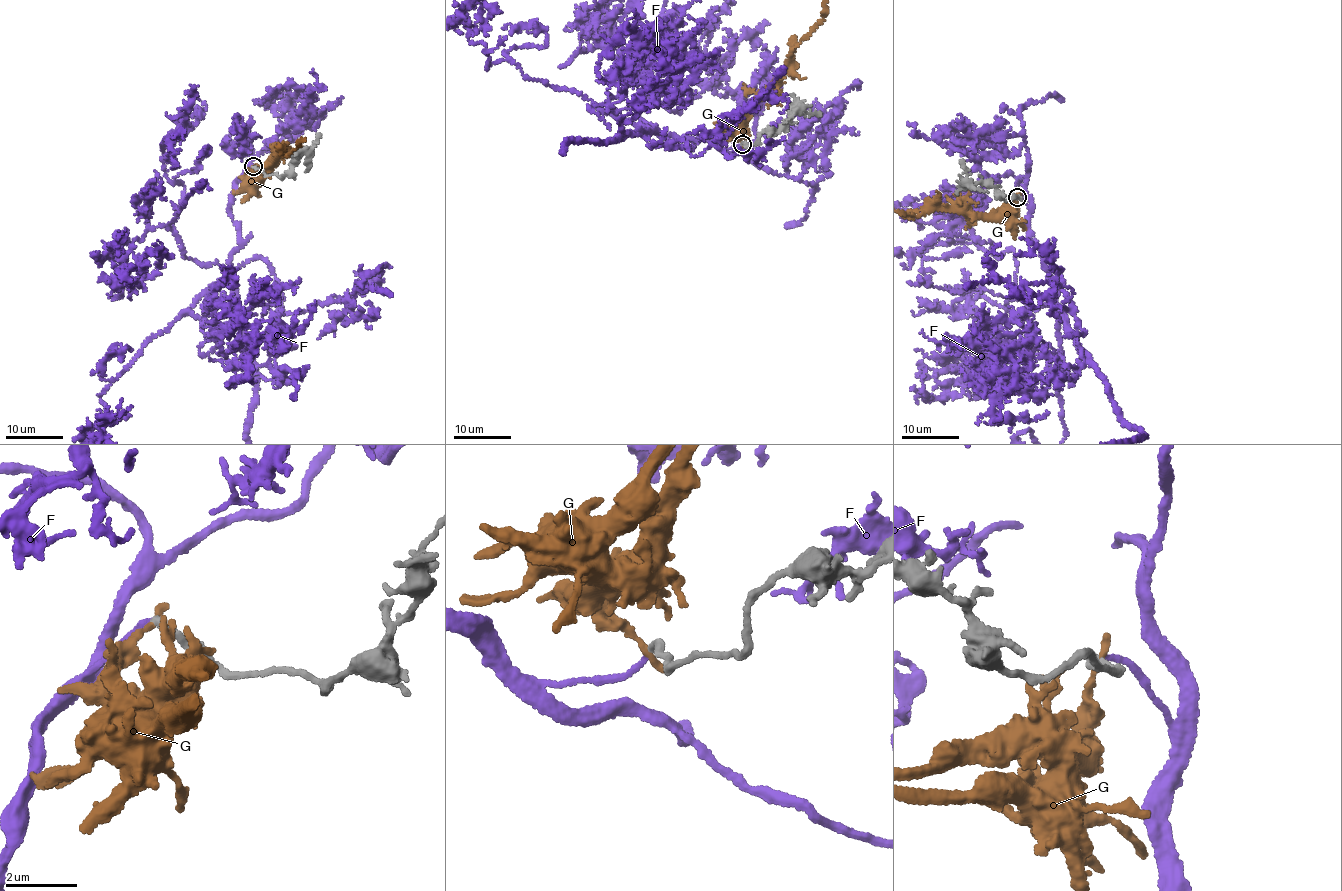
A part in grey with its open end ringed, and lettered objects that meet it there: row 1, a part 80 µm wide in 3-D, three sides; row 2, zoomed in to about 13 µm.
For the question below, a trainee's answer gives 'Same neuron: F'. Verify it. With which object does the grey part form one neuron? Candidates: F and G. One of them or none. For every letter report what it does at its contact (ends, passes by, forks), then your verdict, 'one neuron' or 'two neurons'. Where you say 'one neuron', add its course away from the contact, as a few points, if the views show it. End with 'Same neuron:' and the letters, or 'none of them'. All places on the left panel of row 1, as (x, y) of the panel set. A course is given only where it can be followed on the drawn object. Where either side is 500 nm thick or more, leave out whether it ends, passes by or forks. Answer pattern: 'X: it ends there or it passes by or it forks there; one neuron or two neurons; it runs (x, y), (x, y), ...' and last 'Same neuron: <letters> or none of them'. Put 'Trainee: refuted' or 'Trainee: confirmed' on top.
Trainee: confirmed
F: it ends there; one neuron
G: it ends there; two neurons
Same neuron: F

